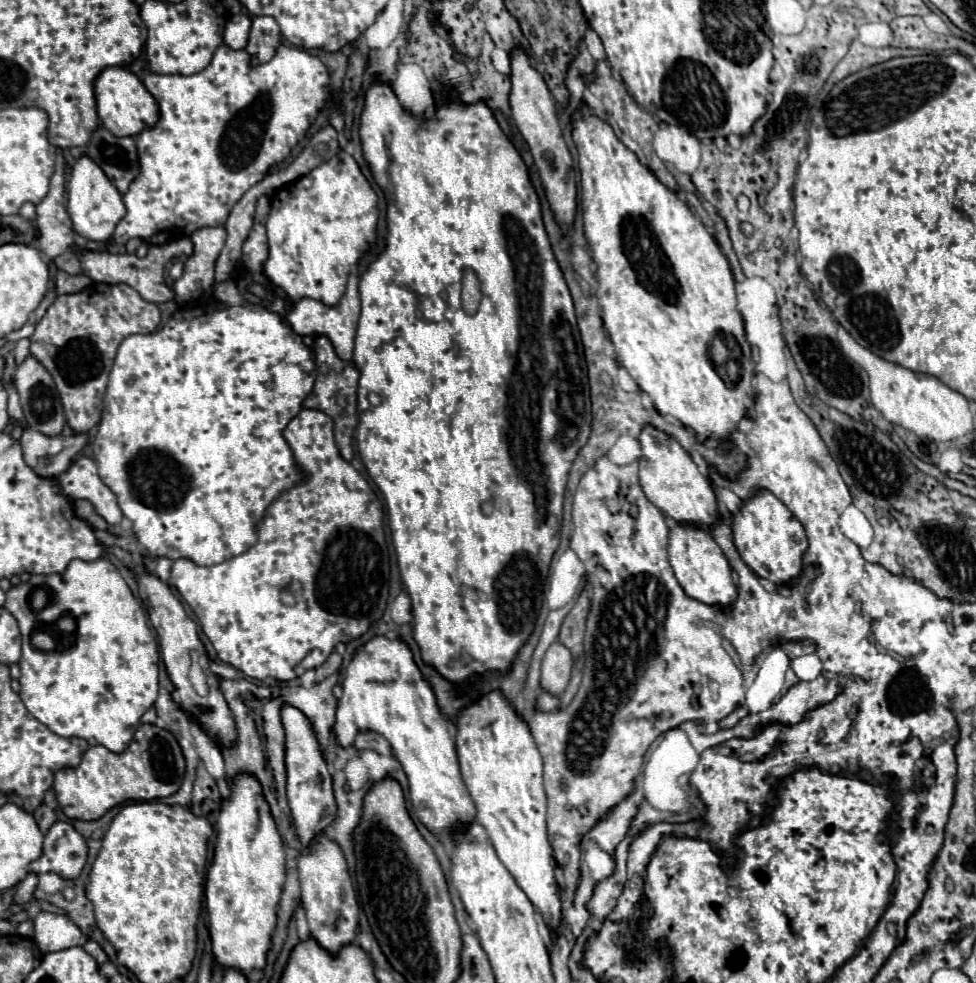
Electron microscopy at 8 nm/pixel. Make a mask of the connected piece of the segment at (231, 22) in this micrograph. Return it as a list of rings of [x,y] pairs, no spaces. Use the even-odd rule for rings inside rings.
[[[248,14],[230,16],[226,22],[226,28],[224,28],[224,44],[228,44],[234,50],[246,48],[250,24],[252,24],[252,18]]]

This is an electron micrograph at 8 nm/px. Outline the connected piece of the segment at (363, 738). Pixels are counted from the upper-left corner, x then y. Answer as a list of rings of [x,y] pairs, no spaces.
[[[360,732],[360,734],[356,736],[356,740],[354,740],[354,746],[356,746],[358,750],[370,748],[370,750],[378,750],[378,754],[392,754],[390,744],[386,742],[386,738],[382,738],[382,736],[376,734],[376,732]]]

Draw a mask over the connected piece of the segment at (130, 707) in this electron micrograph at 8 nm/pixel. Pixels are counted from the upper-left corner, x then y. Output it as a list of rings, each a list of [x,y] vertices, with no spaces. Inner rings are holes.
[[[98,558],[98,560],[94,560],[94,562],[74,560],[74,562],[70,562],[70,566],[68,566],[62,574],[32,576],[30,582],[24,582],[24,584],[20,584],[20,586],[12,586],[12,588],[6,592],[6,606],[4,606],[4,608],[18,620],[18,626],[20,626],[20,632],[22,632],[22,658],[20,658],[20,662],[18,662],[22,674],[20,674],[18,680],[20,680],[20,686],[22,686],[22,688],[20,688],[20,698],[22,698],[24,706],[28,708],[28,712],[30,712],[36,720],[40,720],[44,726],[48,726],[48,728],[50,728],[54,734],[58,734],[58,736],[66,736],[66,738],[76,736],[76,738],[84,738],[84,740],[94,738],[98,744],[106,746],[106,748],[112,750],[112,752],[124,752],[126,746],[132,742],[134,732],[136,732],[138,726],[140,726],[140,718],[144,716],[144,712],[146,712],[146,710],[156,702],[156,698],[158,698],[158,660],[160,660],[160,654],[158,654],[158,642],[156,642],[156,638],[154,638],[154,634],[152,634],[152,630],[150,630],[150,626],[148,626],[146,612],[144,612],[144,608],[140,606],[140,602],[136,600],[136,596],[132,594],[132,590],[128,588],[128,584],[124,582],[124,578],[120,576],[120,572],[116,570],[116,566],[114,566],[112,562],[108,562],[106,558]],[[38,588],[46,588],[46,592],[48,592],[48,604],[46,604],[40,612],[32,610],[32,606],[30,606],[32,592],[38,590]],[[36,630],[42,630],[42,632],[46,632],[48,636],[52,636],[56,648],[52,648],[52,650],[40,650],[40,648],[36,648],[36,646],[32,644],[32,634],[34,634]]]

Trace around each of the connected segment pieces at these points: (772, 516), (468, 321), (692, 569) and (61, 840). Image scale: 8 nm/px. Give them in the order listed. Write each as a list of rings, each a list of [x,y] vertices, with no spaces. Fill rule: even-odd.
[[[758,492],[754,498],[744,502],[744,508],[734,514],[734,544],[742,556],[742,560],[760,576],[766,580],[772,580],[776,586],[792,584],[802,574],[802,558],[808,550],[808,538],[802,528],[802,524],[794,518],[794,514],[770,492]]]
[[[372,84],[366,92],[366,106],[362,112],[362,122],[360,122],[360,138],[362,138],[362,148],[364,148],[364,156],[370,164],[372,176],[378,182],[378,186],[384,190],[384,196],[388,200],[388,238],[386,238],[386,250],[378,256],[378,260],[360,276],[360,300],[362,300],[362,314],[360,314],[360,322],[358,322],[358,334],[356,334],[356,348],[354,348],[354,362],[358,364],[360,370],[360,386],[358,386],[358,414],[360,414],[360,424],[358,424],[358,434],[356,434],[356,444],[358,444],[358,452],[366,464],[366,470],[372,478],[372,482],[380,488],[386,506],[388,506],[388,528],[392,534],[392,542],[396,548],[396,558],[398,558],[398,568],[400,568],[400,580],[404,584],[404,590],[408,594],[408,598],[412,600],[412,616],[414,616],[414,640],[420,646],[420,654],[422,660],[432,666],[442,678],[446,678],[448,682],[452,682],[458,690],[462,688],[464,682],[468,682],[474,674],[486,674],[486,672],[500,672],[500,674],[508,674],[512,670],[512,664],[518,656],[518,652],[522,650],[522,646],[526,644],[528,636],[532,634],[532,628],[536,624],[536,618],[540,614],[542,608],[542,590],[544,590],[544,580],[548,576],[548,566],[550,560],[560,544],[560,524],[562,524],[562,502],[564,502],[564,490],[566,490],[566,480],[568,480],[568,470],[578,454],[578,450],[586,444],[588,434],[590,434],[590,422],[592,422],[592,414],[590,414],[590,388],[588,388],[588,374],[586,374],[586,360],[584,360],[584,350],[582,350],[582,342],[580,342],[580,334],[578,334],[578,326],[576,326],[576,316],[574,316],[574,306],[572,306],[572,298],[568,292],[568,286],[564,282],[564,276],[554,260],[544,224],[542,224],[542,214],[540,214],[540,202],[538,196],[530,184],[528,178],[528,170],[520,158],[520,154],[516,152],[516,148],[512,146],[512,142],[506,138],[506,134],[500,130],[498,122],[494,120],[490,108],[484,102],[478,102],[474,106],[462,106],[462,104],[442,104],[436,110],[434,120],[430,122],[422,122],[416,116],[408,116],[404,114],[400,102],[396,100],[396,94],[392,92],[390,86],[386,84]],[[472,270],[478,280],[480,280],[480,292],[482,292],[482,300],[478,306],[478,312],[474,316],[464,314],[462,310],[462,302],[460,302],[460,292],[462,292],[462,278],[464,272]],[[378,394],[380,402],[374,406],[370,402],[370,396]]]
[[[678,524],[676,528],[670,530],[668,554],[670,554],[670,564],[674,568],[676,580],[680,582],[680,586],[690,598],[720,608],[730,608],[734,604],[738,596],[738,588],[732,578],[732,568],[726,556],[722,554],[720,546],[710,536],[710,532]]]
[[[54,822],[46,832],[44,854],[30,864],[30,872],[44,874],[54,872],[62,878],[76,880],[86,864],[88,846],[80,832],[70,822]]]

